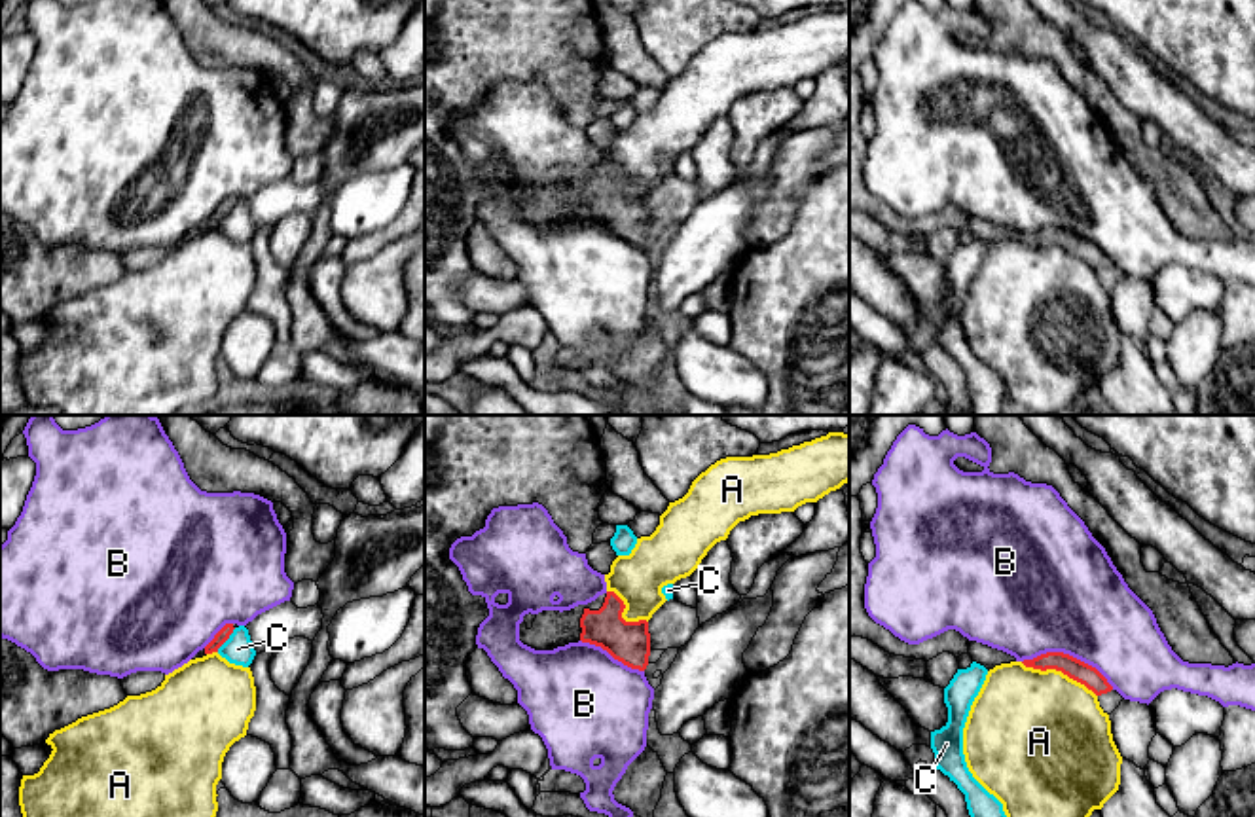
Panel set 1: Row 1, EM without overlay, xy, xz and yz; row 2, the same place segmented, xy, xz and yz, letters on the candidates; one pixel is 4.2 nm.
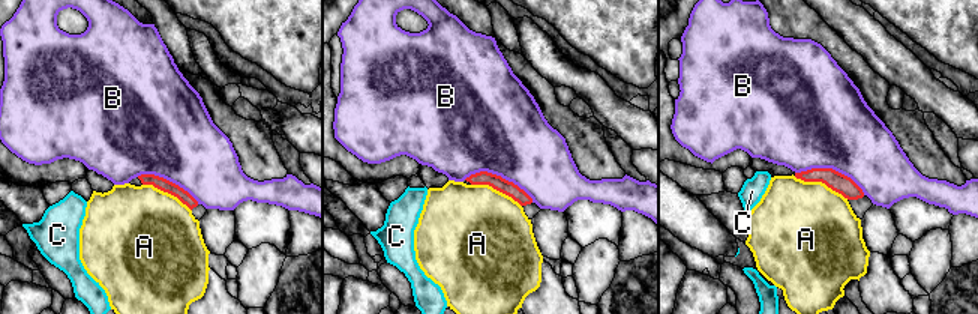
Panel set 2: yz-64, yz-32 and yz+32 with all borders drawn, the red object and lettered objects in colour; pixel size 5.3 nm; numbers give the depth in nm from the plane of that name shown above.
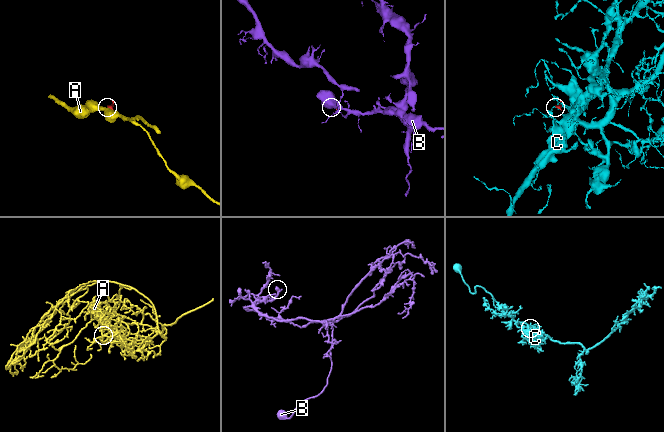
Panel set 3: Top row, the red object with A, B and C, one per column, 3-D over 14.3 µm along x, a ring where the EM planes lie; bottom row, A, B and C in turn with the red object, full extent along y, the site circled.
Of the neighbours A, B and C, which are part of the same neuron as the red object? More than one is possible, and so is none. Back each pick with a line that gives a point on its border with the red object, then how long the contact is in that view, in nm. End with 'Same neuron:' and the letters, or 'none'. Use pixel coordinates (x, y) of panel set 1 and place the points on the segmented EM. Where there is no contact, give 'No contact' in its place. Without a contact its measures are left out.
Same neuron: none

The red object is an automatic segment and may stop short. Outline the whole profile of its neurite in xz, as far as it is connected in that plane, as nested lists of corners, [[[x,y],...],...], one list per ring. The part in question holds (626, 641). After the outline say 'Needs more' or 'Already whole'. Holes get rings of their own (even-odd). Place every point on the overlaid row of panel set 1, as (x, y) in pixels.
[[[607,591],[571,610],[529,612],[519,624],[519,641],[535,650],[554,650],[582,641],[601,646],[631,669],[645,671],[650,656],[648,622],[626,622],[624,608],[624,601]]]. Needs more

